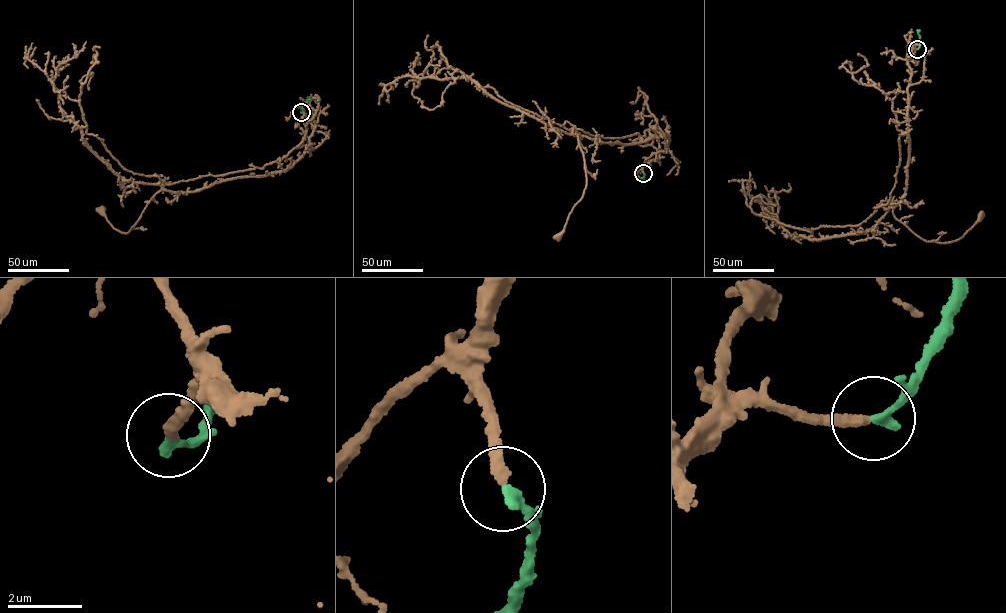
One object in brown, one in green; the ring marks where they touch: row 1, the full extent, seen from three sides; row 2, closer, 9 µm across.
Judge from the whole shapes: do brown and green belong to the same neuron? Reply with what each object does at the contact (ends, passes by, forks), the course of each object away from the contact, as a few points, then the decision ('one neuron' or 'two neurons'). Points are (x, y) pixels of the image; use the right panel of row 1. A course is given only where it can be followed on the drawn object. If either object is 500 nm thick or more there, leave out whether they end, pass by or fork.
brown ends | green ends | brown via (917, 49), (907, 61), (906, 188), (893, 214), (924, 239), (940, 243), (962, 237), (980, 216) | green via (917, 49), (919, 30) | one neuron

